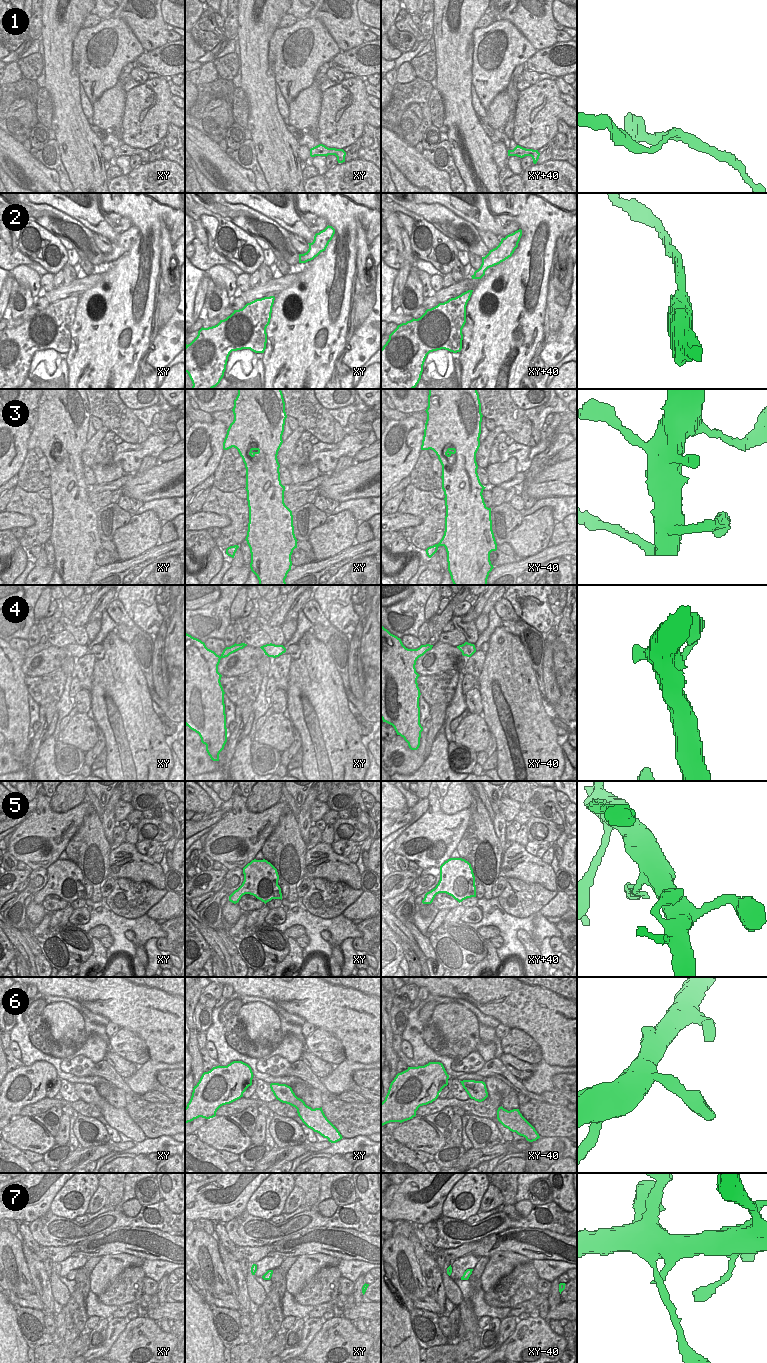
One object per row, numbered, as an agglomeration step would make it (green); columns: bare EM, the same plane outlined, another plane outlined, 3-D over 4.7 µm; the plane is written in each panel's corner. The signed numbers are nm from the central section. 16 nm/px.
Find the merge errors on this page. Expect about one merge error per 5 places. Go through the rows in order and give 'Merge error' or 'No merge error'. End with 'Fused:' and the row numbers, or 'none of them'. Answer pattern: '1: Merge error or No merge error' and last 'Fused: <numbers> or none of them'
1: No merge error
2: No merge error
3: No merge error
4: No merge error
5: No merge error
6: No merge error
7: Merge error
Fused: 7

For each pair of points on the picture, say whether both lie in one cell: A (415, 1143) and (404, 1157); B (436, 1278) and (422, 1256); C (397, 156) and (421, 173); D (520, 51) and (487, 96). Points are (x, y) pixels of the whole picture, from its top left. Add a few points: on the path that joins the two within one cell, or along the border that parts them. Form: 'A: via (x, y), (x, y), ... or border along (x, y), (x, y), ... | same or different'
A: border along (392, 1135), (397, 1141), (413, 1151) | different
B: via (433, 1273), (433, 1270), (426, 1261) | same
C: via (403, 159), (415, 171) | same
D: via (509, 62), (487, 85) | same

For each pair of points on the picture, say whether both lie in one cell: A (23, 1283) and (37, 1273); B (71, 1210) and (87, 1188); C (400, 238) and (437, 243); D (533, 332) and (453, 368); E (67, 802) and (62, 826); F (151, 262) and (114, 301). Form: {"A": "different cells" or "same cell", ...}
{"A": "different cells", "B": "same cell", "C": "different cells", "D": "different cells", "E": "different cells", "F": "same cell"}

